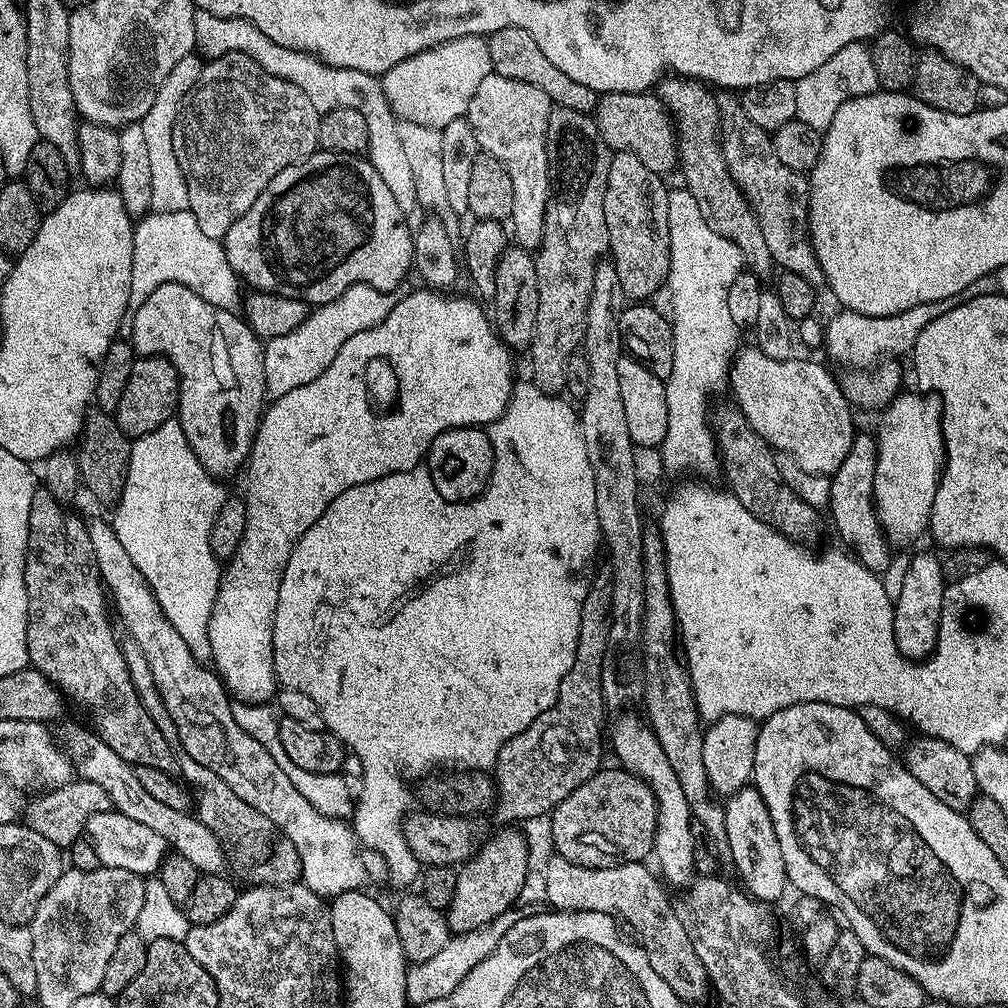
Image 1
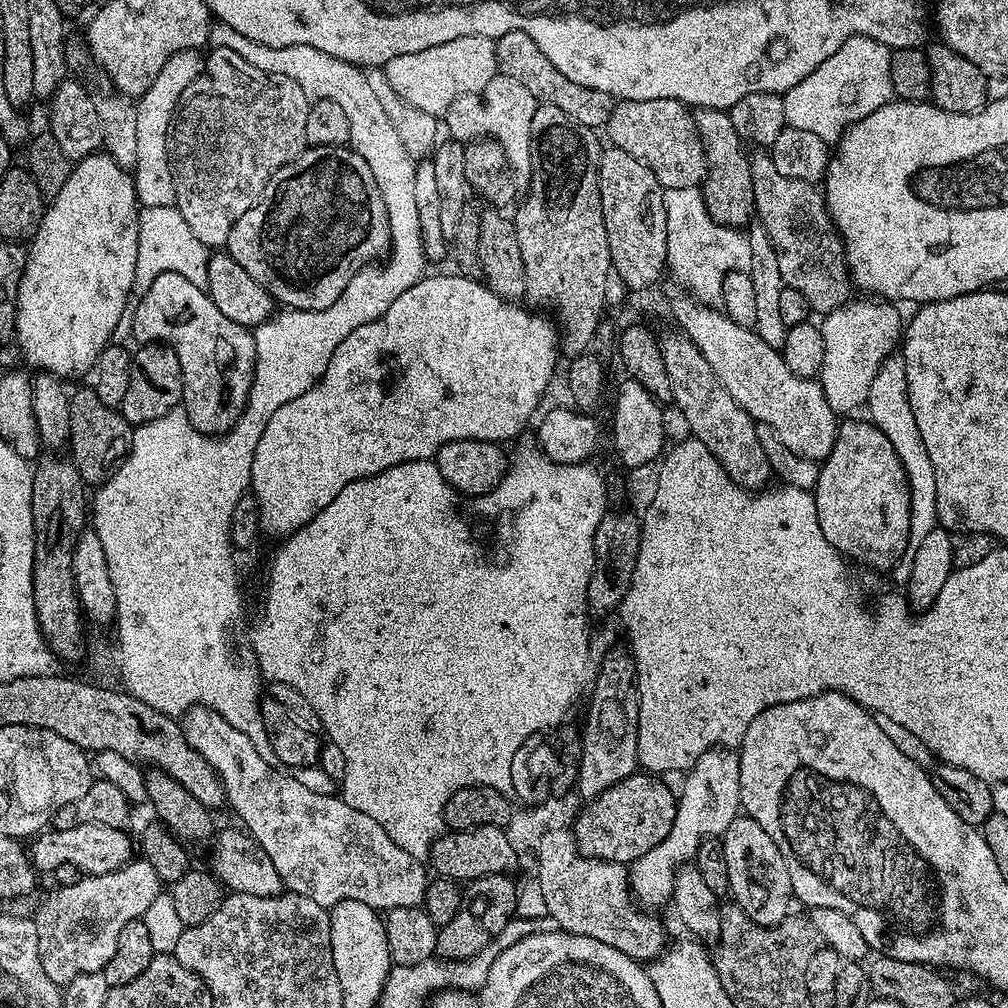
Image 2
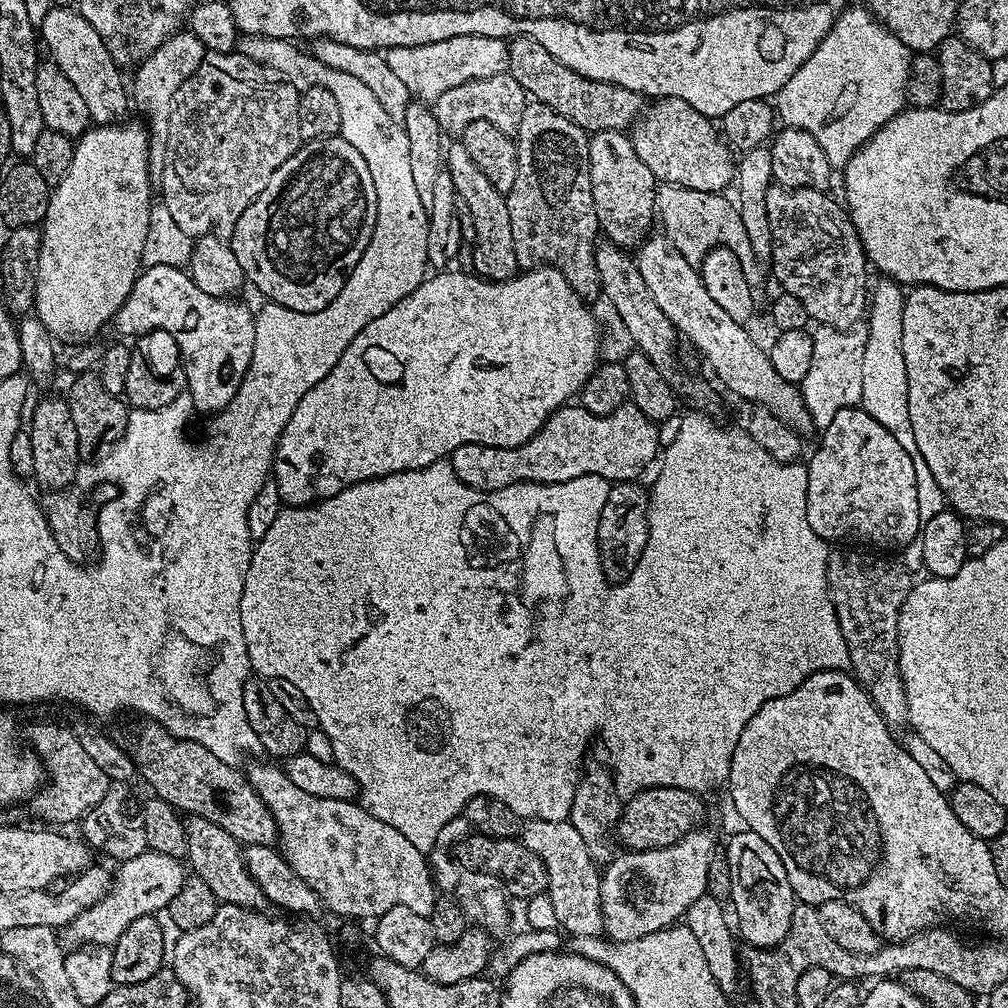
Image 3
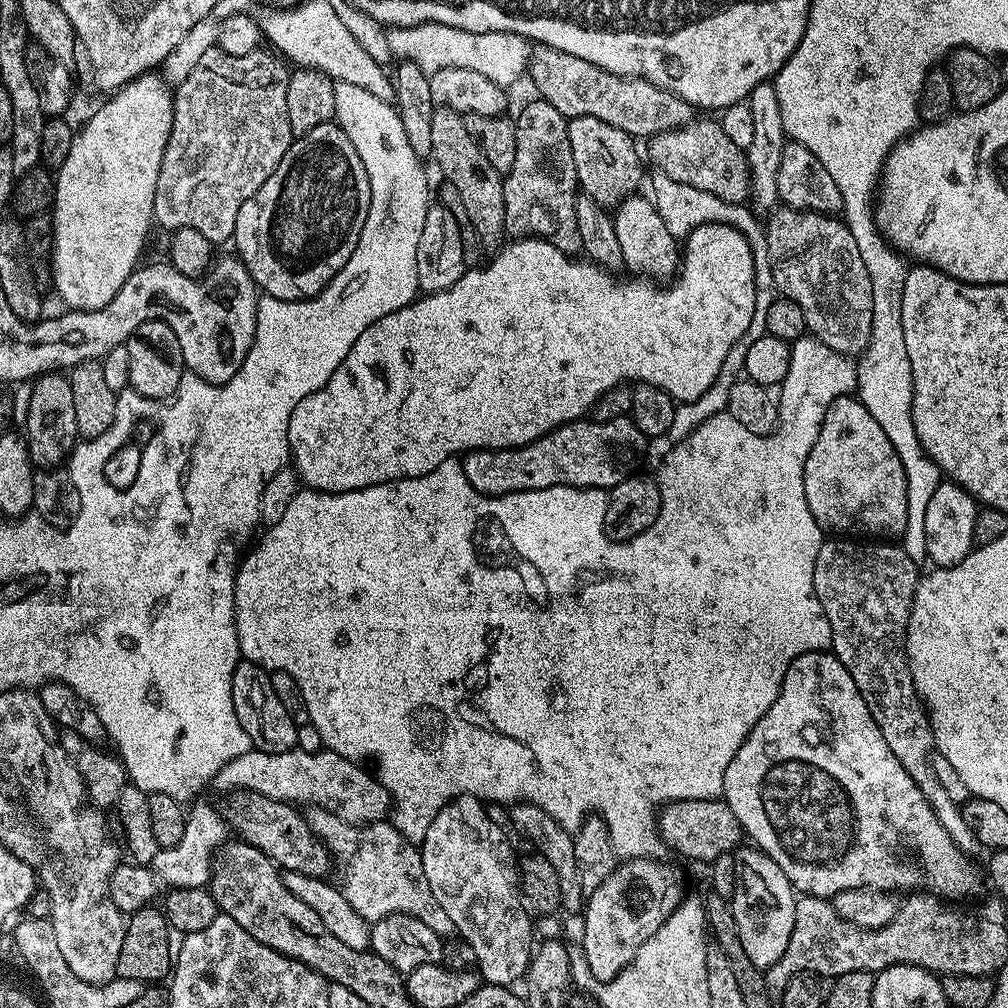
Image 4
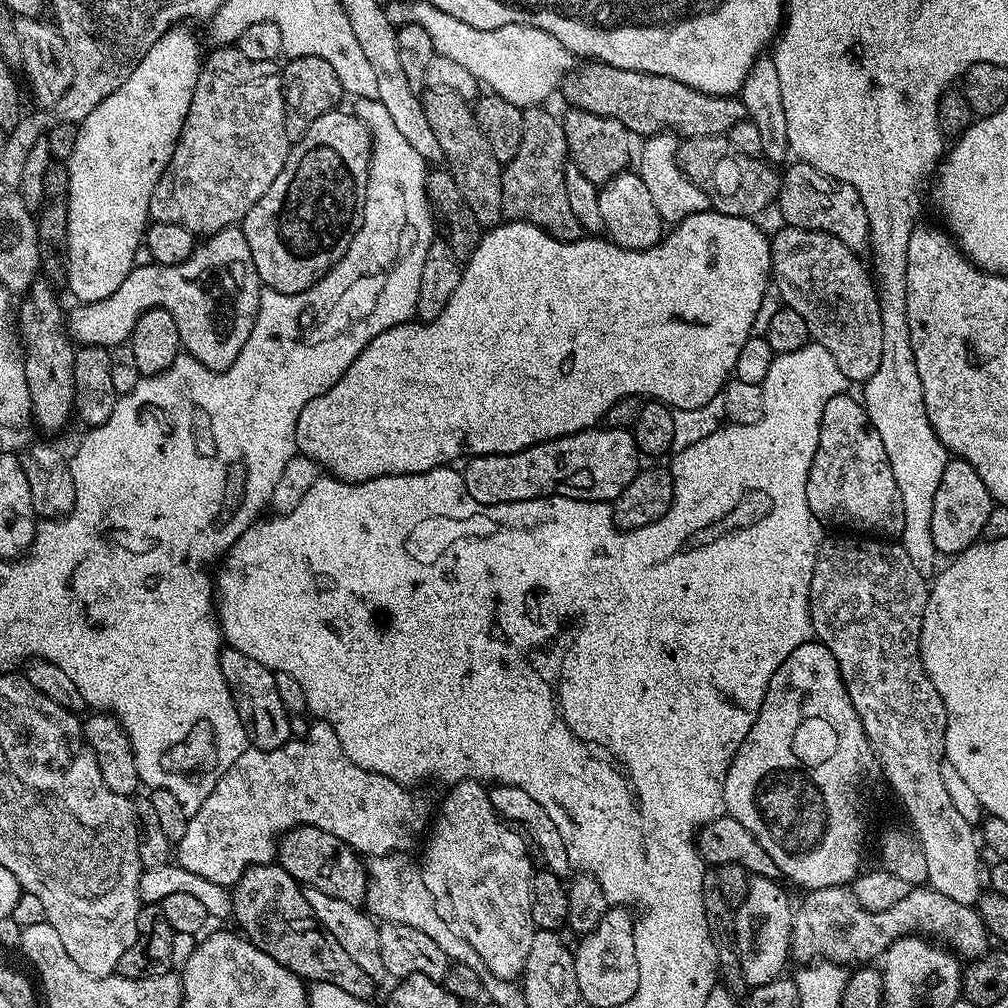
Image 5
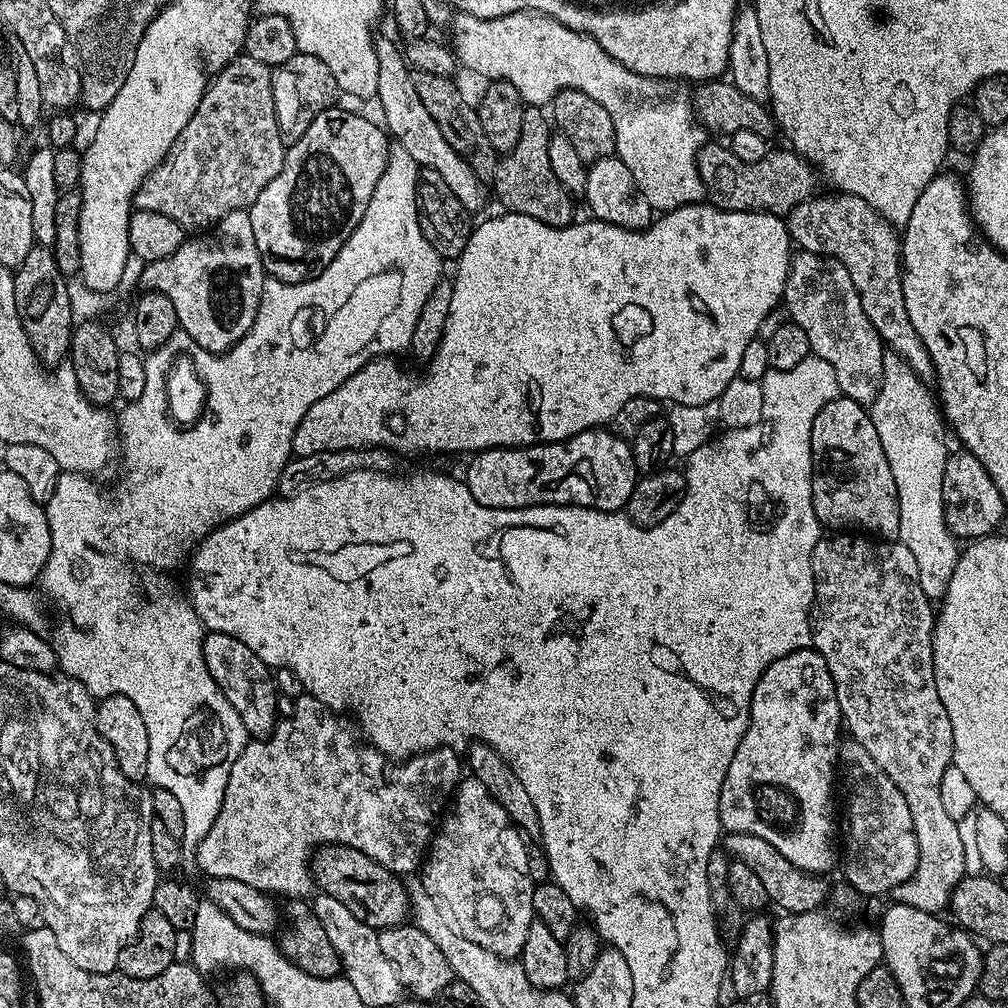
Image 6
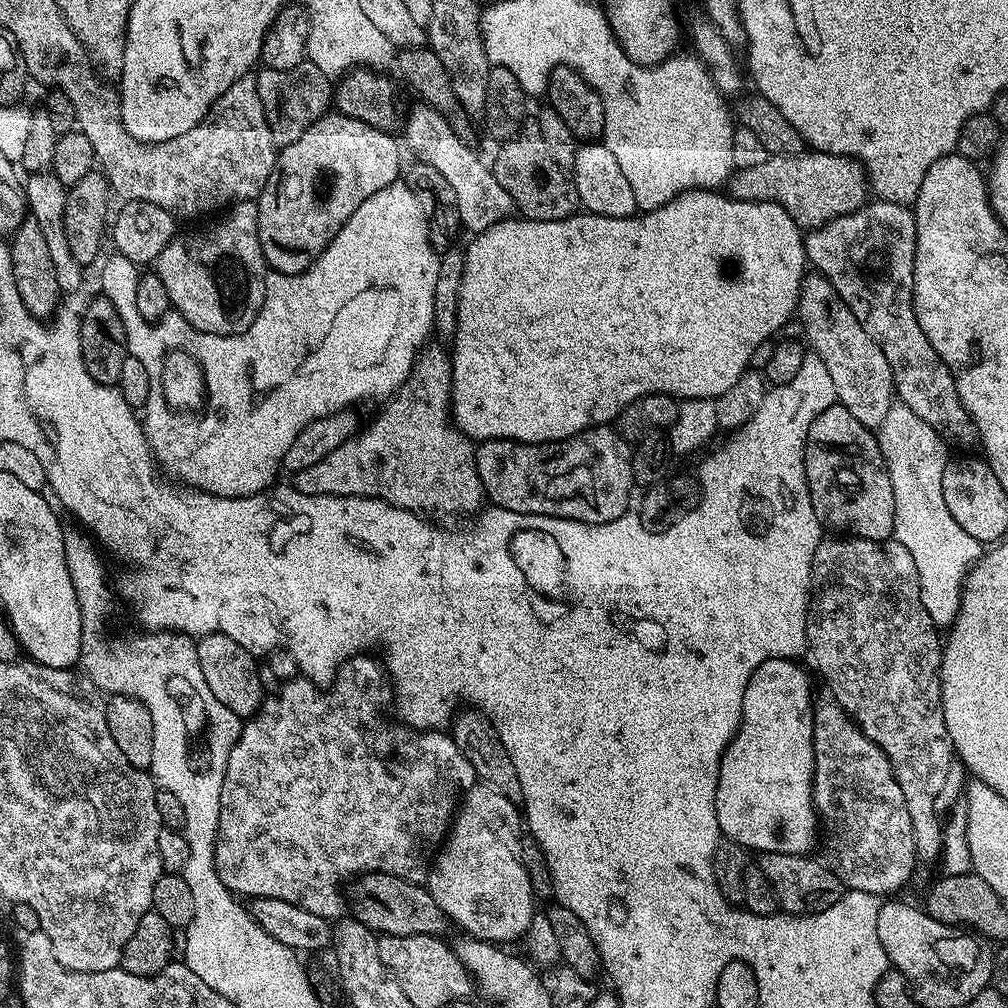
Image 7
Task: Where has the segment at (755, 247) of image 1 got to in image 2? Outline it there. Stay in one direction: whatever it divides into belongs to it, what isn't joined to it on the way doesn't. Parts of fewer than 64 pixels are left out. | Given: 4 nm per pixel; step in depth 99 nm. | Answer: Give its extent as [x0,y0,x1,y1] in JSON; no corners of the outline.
[694,108,756,229]

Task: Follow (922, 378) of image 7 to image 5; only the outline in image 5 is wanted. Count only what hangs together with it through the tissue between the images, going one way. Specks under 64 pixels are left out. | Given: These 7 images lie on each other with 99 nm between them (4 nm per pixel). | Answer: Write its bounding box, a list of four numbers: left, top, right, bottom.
[778,162,869,254]

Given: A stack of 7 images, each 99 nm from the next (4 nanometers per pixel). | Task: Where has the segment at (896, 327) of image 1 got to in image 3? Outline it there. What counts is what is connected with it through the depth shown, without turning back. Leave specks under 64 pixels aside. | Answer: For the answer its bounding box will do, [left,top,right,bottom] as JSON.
[798,324,867,430]

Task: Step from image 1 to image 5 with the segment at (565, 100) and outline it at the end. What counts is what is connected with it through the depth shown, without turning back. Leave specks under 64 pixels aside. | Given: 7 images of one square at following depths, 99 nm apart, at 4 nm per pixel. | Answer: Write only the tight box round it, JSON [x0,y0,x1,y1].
[562,62,748,138]

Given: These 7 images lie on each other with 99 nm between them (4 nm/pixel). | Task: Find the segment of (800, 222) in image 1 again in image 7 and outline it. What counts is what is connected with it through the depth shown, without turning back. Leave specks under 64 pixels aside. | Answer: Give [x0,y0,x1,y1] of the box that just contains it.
[799,274,894,429]

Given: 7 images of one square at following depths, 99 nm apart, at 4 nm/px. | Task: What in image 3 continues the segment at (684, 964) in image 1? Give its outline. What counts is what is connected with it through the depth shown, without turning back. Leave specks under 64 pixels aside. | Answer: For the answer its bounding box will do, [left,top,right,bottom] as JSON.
[522,820,604,937]

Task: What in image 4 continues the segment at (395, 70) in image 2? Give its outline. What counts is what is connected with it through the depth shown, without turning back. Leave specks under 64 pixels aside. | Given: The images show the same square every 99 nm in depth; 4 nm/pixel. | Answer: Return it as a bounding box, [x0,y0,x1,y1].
[386,24,530,90]

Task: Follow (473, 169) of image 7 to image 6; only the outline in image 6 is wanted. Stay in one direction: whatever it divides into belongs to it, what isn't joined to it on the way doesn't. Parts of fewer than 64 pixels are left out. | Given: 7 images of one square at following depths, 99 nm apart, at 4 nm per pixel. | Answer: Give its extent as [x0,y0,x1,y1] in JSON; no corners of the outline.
[375,40,490,214]

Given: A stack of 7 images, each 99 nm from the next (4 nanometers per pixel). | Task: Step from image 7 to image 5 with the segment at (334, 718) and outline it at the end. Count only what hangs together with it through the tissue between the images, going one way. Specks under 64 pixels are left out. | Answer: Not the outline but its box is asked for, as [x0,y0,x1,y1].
[174,722,426,886]

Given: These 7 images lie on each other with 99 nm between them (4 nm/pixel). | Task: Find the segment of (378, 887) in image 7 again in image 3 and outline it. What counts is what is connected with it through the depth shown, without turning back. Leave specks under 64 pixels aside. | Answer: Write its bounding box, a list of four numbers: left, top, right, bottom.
[130,722,276,845]

